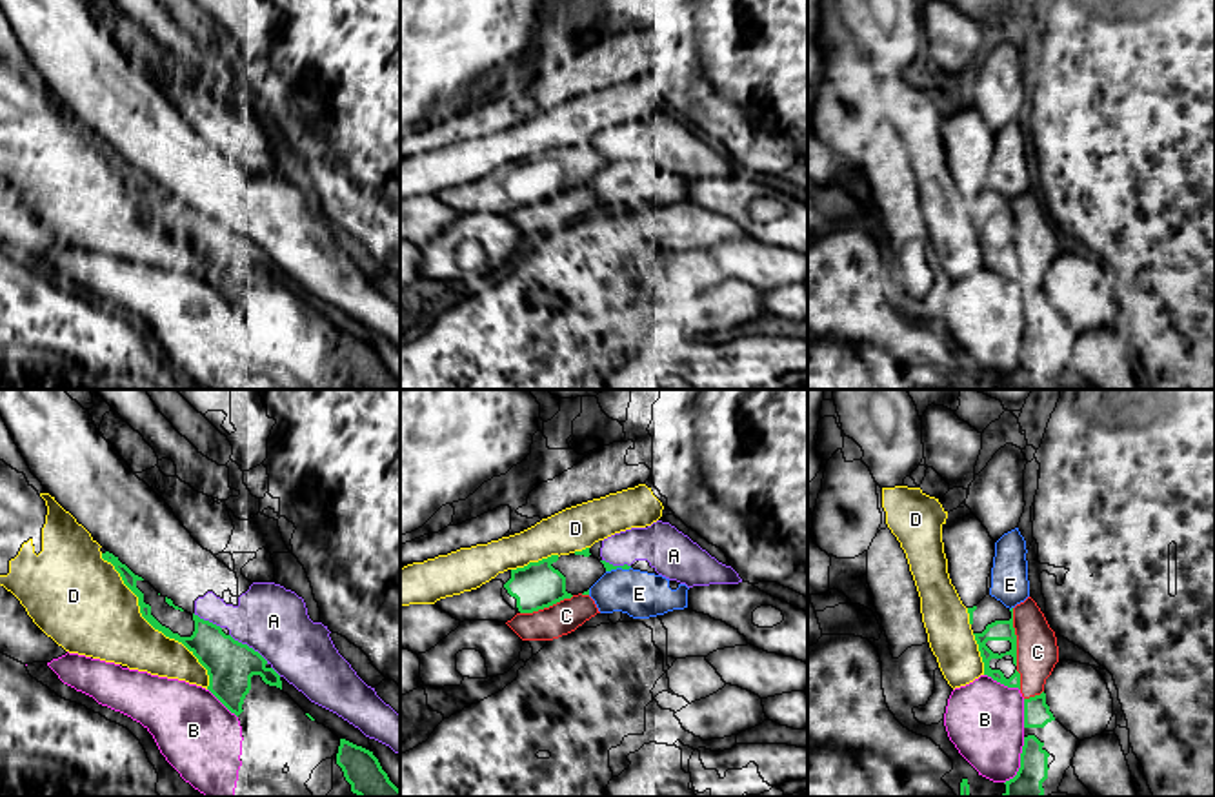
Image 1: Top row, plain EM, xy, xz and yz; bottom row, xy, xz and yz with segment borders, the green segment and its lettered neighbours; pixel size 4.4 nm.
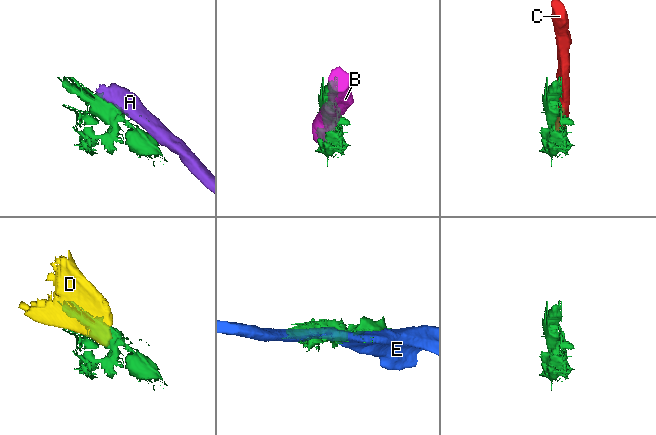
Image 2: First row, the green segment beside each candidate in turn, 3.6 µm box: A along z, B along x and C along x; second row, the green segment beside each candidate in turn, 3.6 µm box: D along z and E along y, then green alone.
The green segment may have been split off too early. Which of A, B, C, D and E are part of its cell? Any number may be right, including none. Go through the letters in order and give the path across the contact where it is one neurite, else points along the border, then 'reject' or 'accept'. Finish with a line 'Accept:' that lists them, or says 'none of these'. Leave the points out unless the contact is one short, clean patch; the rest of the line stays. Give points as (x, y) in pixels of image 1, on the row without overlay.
A: reject
B: reject
C: reject
D: reject
E: reject
Accept: none of these

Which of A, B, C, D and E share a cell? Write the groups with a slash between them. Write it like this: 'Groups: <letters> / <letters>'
Groups: A / B / C / D / E

